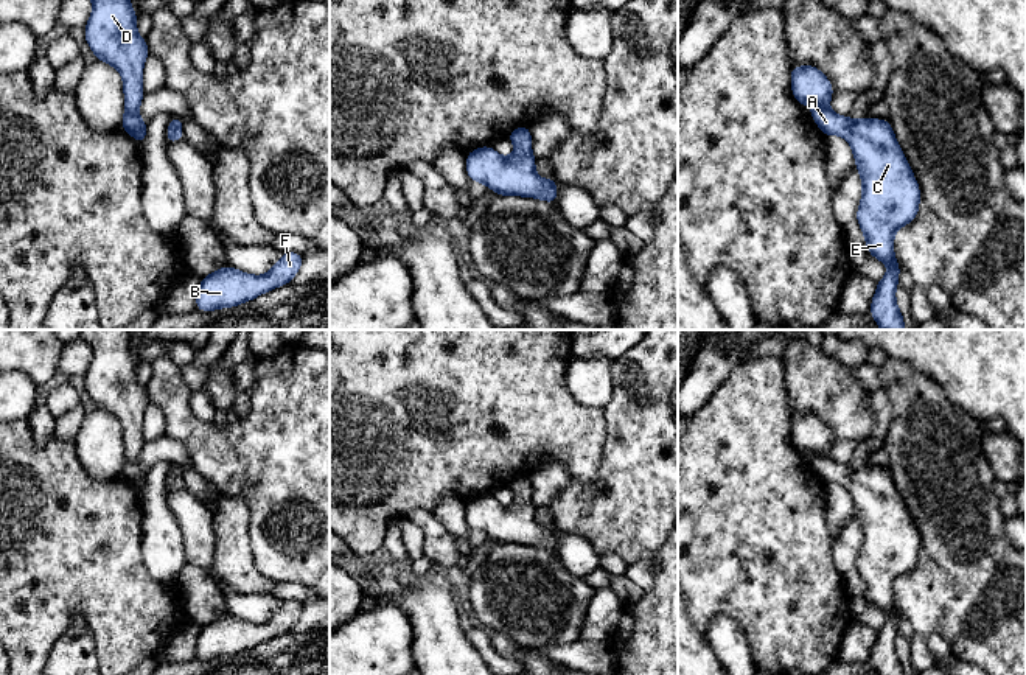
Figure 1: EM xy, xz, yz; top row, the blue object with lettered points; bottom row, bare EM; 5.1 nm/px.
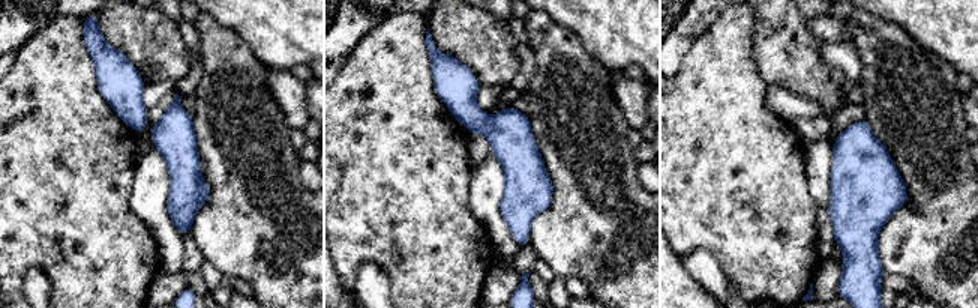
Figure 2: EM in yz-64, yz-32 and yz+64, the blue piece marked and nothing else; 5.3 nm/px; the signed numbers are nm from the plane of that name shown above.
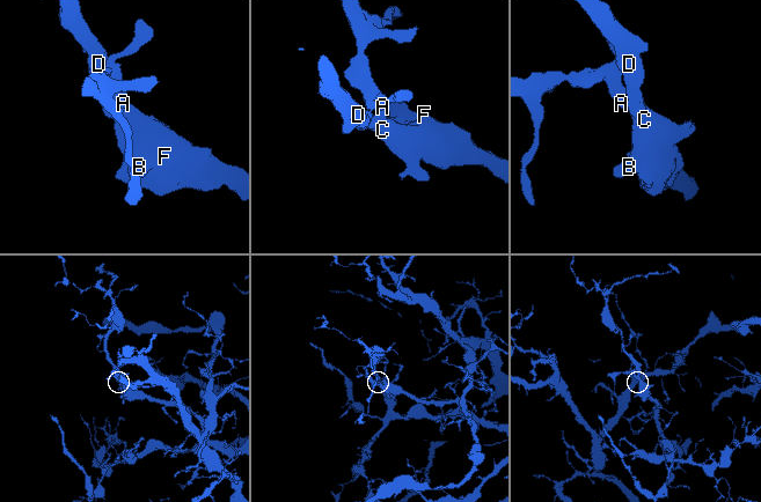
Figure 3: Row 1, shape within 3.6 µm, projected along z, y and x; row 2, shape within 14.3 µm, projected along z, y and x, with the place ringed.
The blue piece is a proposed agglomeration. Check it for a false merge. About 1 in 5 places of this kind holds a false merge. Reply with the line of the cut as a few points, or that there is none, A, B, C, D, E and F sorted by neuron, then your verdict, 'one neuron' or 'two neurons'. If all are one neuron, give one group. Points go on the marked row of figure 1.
no cut; A B C D E F; one neuron

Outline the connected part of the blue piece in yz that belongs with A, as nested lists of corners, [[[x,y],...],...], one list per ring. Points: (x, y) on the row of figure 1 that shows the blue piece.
[[[810,64],[791,68],[790,76],[794,100],[811,107],[811,120],[824,135],[843,135],[852,148],[863,187],[857,221],[867,252],[888,264],[886,275],[877,282],[871,316],[881,330],[903,330],[905,319],[895,300],[902,268],[894,254],[894,235],[919,213],[920,188],[916,176],[889,120],[836,115],[827,106],[835,96],[832,82]]]

